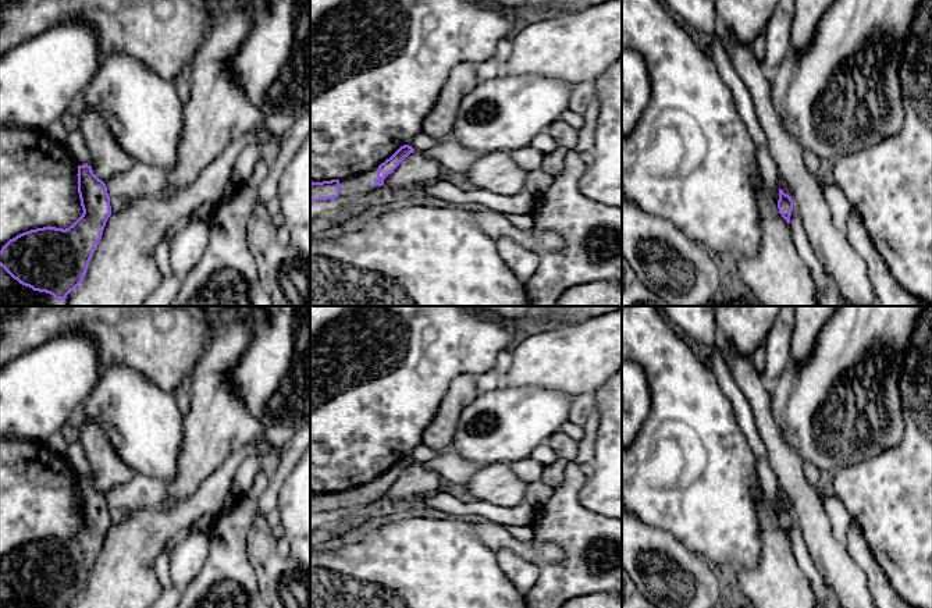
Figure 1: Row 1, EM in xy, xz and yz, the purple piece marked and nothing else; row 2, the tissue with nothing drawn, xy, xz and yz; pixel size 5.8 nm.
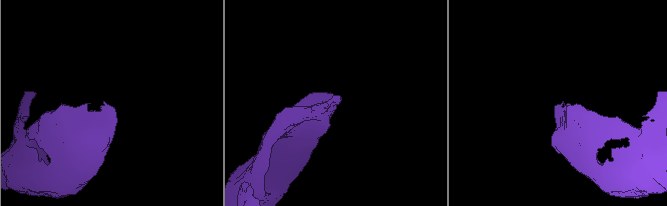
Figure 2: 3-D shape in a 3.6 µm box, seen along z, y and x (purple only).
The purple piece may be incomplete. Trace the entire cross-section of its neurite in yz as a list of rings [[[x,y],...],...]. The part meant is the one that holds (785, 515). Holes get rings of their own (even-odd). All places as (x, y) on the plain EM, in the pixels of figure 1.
[[[779,499],[779,512],[778,512],[778,520],[782,529],[786,531],[786,534],[790,534],[790,527],[793,522],[793,512],[792,508],[786,506],[783,501]]]

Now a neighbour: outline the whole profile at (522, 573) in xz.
[[[499,550],[495,554],[501,570],[523,595],[527,595],[538,577],[538,568],[511,550]]]

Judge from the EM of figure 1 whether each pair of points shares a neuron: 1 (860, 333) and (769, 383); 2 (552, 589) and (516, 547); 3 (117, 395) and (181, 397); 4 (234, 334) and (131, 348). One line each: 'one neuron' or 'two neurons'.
1: two neurons
2: one neuron
3: two neurons
4: two neurons

